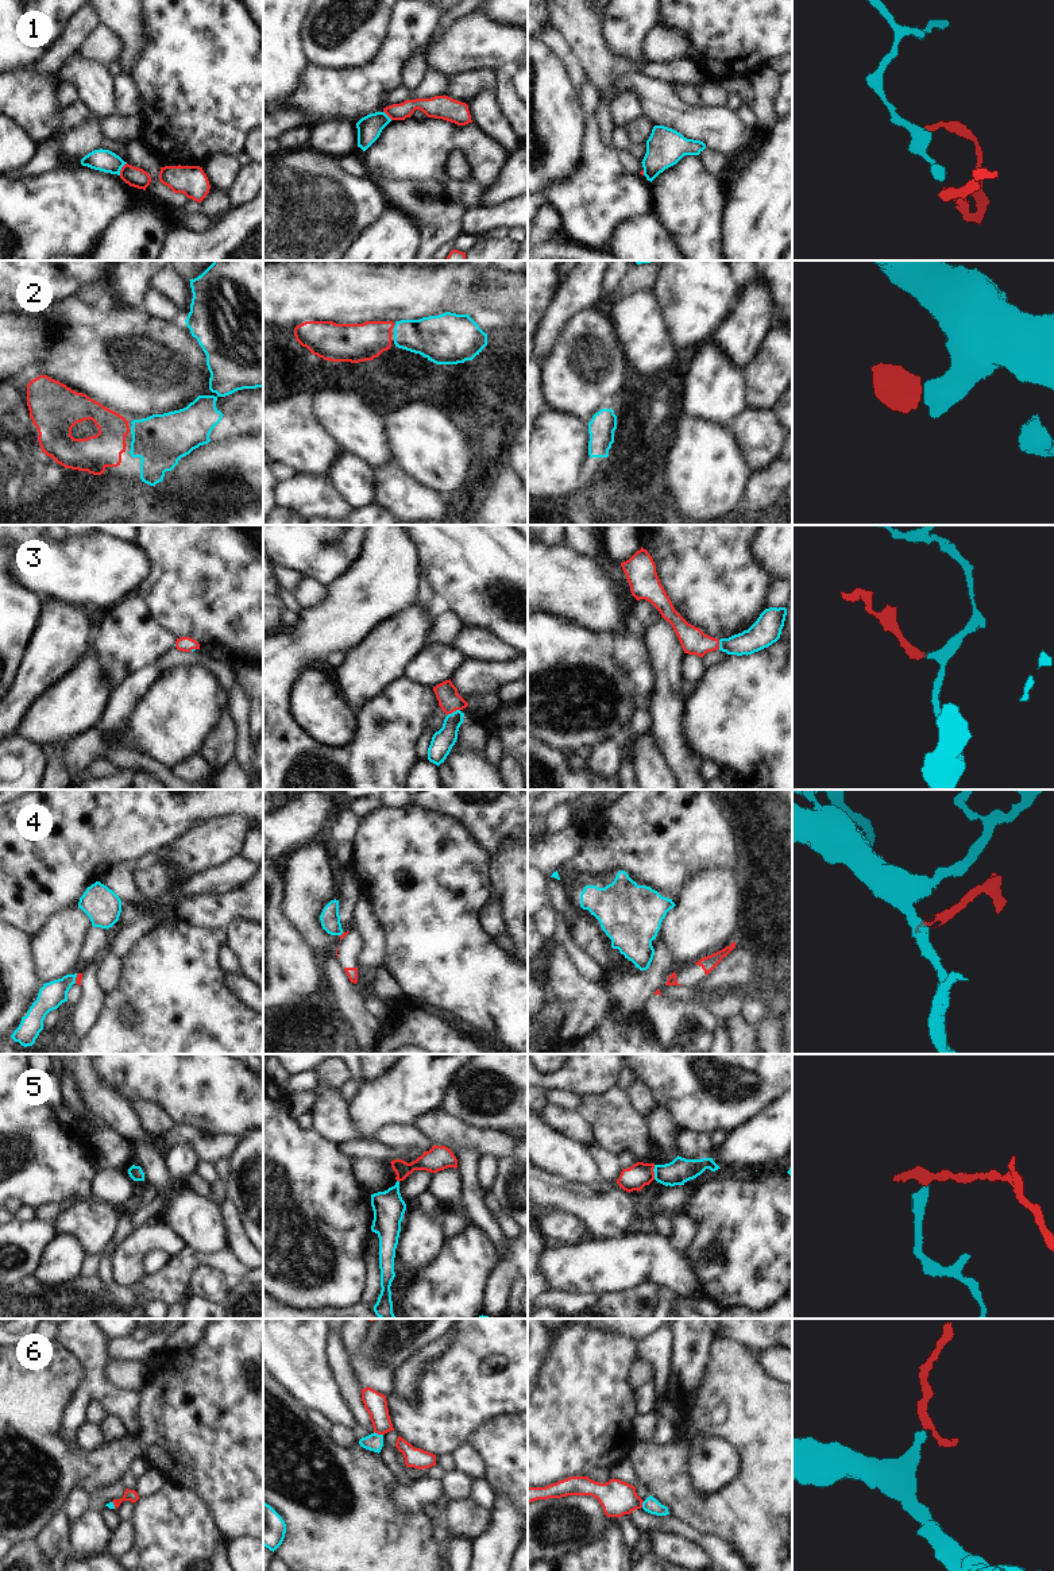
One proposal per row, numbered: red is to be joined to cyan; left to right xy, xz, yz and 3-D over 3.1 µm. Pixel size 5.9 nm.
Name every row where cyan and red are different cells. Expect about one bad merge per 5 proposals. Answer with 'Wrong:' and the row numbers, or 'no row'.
Wrong: 1, 4

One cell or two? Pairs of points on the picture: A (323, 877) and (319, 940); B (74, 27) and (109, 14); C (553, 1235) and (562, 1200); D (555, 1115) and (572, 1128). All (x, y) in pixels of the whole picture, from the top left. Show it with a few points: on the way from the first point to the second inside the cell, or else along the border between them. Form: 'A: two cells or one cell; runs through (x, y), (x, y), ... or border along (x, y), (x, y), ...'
A: one cell; runs through (312, 892), (312, 925)
B: two cells; border along (96, 14), (101, 23)
C: two cells; border along (555, 1209), (572, 1214), (582, 1222), (586, 1230)
D: one cell; runs through (559, 1119), (568, 1124)

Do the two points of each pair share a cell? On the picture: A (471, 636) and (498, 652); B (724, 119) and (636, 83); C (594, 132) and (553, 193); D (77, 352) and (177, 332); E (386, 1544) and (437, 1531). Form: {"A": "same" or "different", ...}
{"A": "same", "B": "same", "C": "same", "D": "same", "E": "different"}

